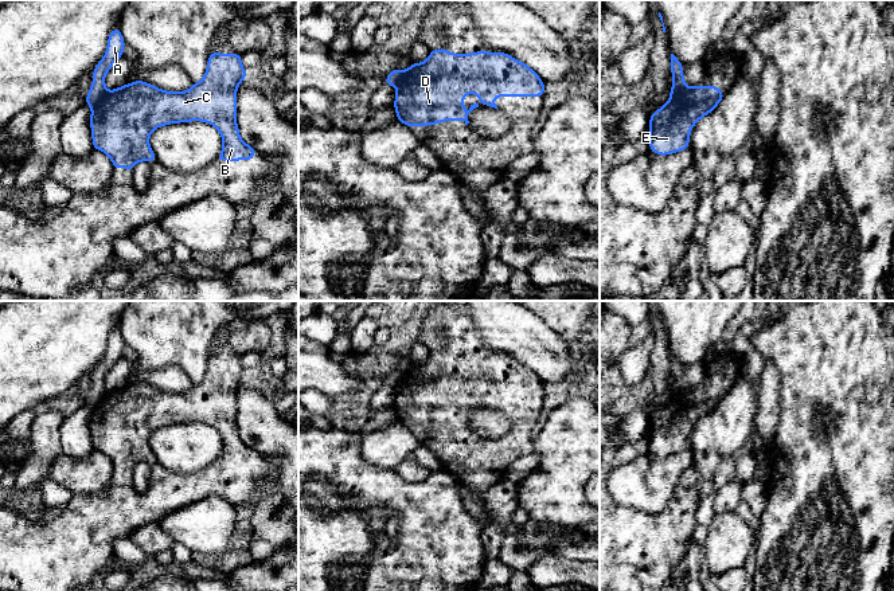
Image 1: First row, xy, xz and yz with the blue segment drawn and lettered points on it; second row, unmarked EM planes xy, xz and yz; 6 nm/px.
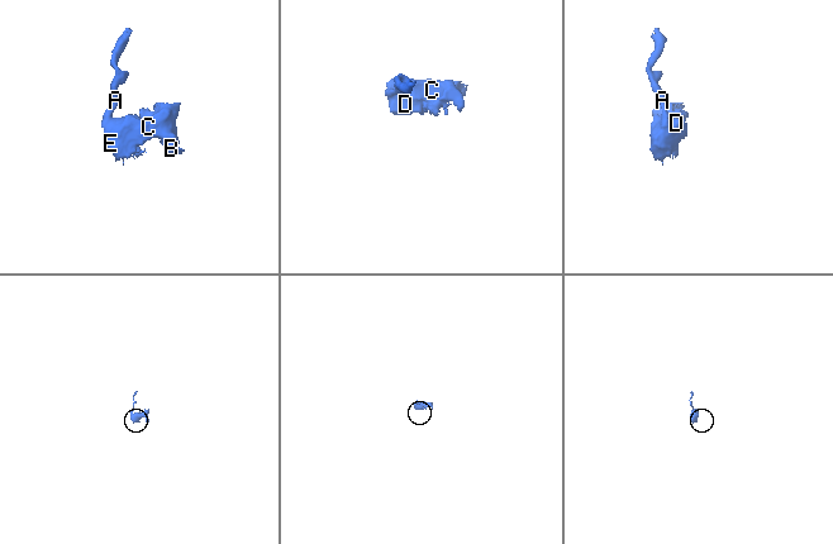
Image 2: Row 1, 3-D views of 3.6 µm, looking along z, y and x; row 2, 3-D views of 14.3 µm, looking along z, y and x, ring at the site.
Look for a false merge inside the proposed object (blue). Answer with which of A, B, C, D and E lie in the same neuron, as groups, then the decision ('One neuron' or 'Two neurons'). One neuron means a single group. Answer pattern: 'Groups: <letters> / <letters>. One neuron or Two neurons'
Groups: A / B C D E. Two neurons

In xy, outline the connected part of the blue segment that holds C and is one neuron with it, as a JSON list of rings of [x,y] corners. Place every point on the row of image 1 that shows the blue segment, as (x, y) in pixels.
[[[211,51],[204,77],[186,91],[165,91],[144,81],[120,86],[105,91],[102,98],[91,106],[90,129],[93,149],[109,156],[113,171],[126,168],[133,172],[138,161],[156,161],[149,145],[152,132],[160,126],[200,121],[211,124],[222,136],[223,146],[218,161],[238,161],[254,158],[257,149],[246,144],[239,136],[237,124],[237,90],[249,75],[241,62],[242,54],[219,54]]]

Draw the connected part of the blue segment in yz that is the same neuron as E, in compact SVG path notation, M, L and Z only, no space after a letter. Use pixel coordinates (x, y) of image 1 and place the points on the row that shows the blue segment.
M719 86L684 87L660 109L649 116L649 150L668 156L690 149L690 133L694 125L710 114L722 99Z

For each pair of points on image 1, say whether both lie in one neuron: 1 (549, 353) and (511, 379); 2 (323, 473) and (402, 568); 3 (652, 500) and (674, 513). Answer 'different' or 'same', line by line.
1: different
2: same
3: different

